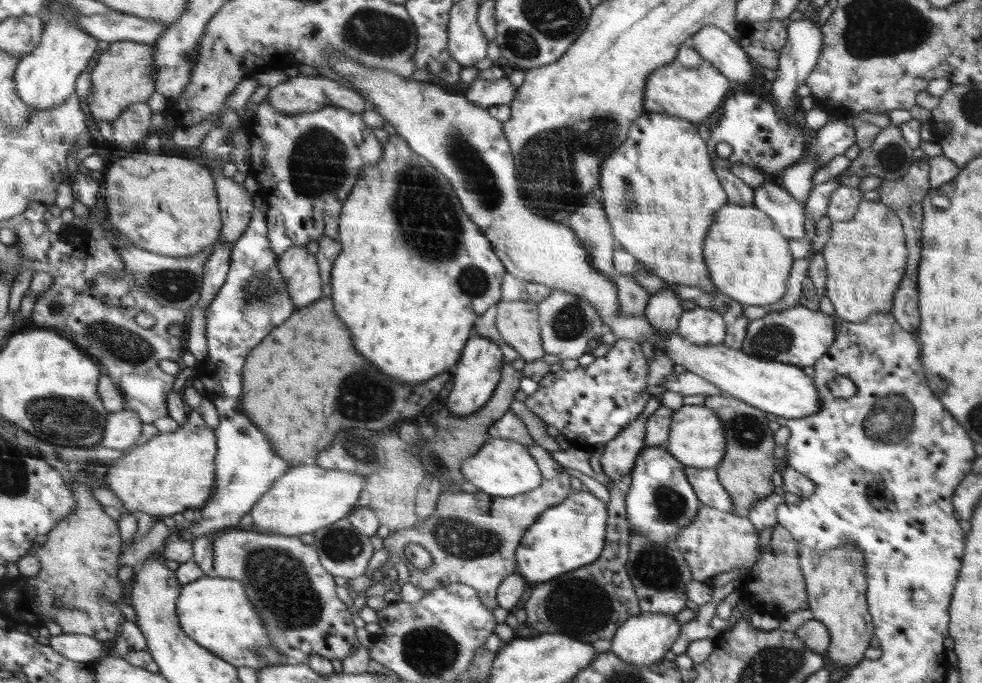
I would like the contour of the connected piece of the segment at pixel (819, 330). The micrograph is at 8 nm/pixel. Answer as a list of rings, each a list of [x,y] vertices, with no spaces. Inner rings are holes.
[[[800,303],[788,309],[774,310],[748,323],[741,351],[748,356],[756,356],[782,364],[793,364],[798,367],[813,366],[818,359],[826,354],[837,334],[832,326],[836,318],[822,311],[808,310]]]

